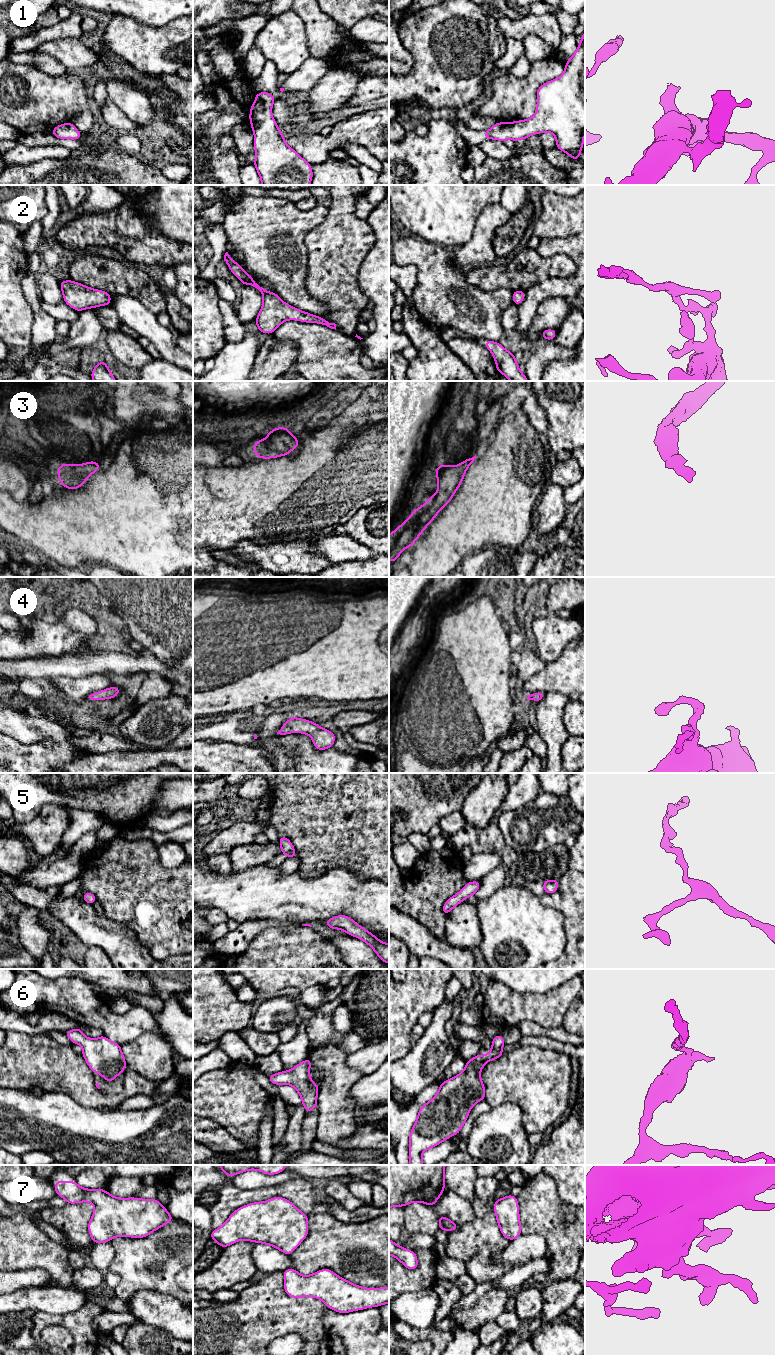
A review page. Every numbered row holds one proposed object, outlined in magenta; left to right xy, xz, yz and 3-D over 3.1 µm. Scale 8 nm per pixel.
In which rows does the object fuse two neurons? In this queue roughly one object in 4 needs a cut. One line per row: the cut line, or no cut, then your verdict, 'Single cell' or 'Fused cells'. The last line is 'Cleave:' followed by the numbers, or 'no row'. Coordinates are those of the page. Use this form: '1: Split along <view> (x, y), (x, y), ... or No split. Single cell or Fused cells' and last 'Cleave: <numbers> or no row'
1: No split. Single cell
2: No split. Single cell
3: No split. Single cell
4: No split. Single cell
5: No split. Single cell
6: No split. Single cell
7: No split. Single cell
Cleave: no row

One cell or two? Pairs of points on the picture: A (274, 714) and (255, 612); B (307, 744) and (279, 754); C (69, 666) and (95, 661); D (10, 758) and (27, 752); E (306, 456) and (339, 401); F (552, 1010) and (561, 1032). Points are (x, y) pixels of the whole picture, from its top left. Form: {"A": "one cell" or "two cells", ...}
{"A": "two cells", "B": "two cells", "C": "one cell", "D": "one cell", "E": "two cells", "F": "two cells"}

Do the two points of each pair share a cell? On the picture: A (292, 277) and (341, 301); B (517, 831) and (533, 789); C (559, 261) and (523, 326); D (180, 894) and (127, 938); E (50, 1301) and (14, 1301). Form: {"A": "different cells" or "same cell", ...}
{"A": "different cells", "B": "different cells", "C": "different cells", "D": "different cells", "E": "same cell"}

